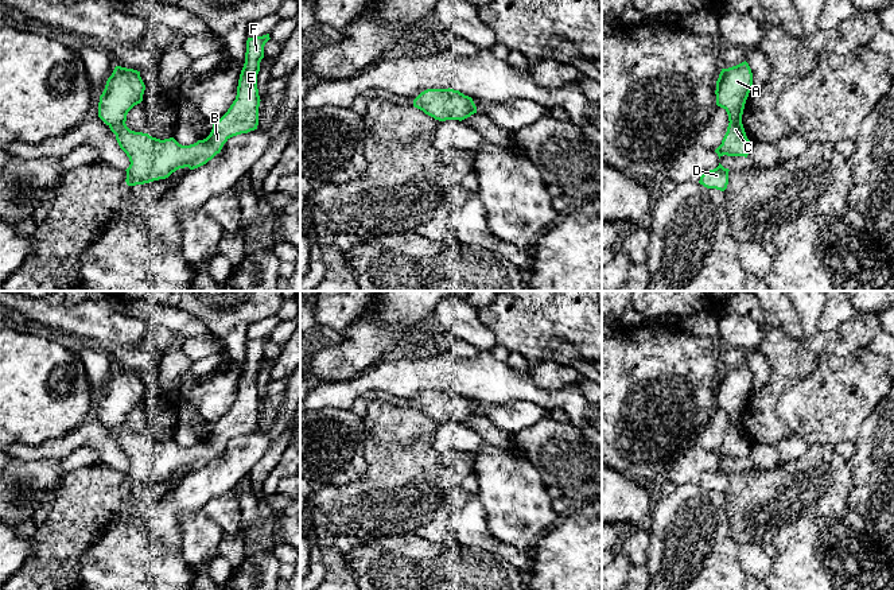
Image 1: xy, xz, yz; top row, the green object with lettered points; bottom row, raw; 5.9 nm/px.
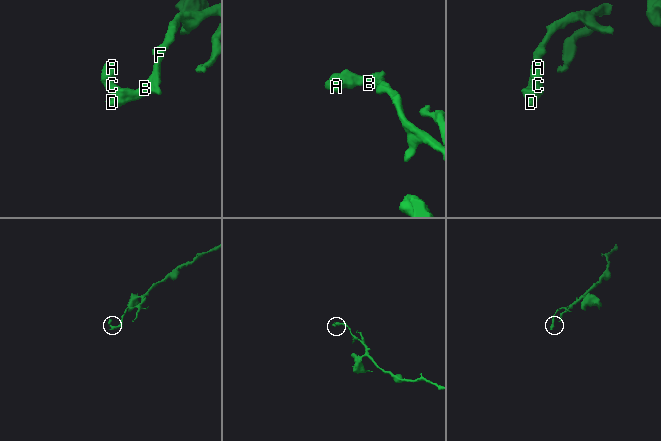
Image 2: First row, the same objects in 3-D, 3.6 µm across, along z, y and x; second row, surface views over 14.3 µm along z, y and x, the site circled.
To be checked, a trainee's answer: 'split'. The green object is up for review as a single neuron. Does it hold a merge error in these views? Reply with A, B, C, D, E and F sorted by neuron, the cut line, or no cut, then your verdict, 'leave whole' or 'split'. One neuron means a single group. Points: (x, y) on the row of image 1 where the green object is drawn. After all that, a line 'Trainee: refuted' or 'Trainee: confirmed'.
groups A B C D E F; cut none; leave whole
Trainee: refuted

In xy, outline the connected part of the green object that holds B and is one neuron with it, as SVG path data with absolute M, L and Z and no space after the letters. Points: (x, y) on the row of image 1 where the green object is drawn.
M269 34L248 38L236 100L228 112L213 123L210 135L190 145L182 145L174 137L160 140L127 127L127 114L143 101L145 85L140 71L114 67L100 96L98 117L116 135L120 148L129 158L131 164L125 170L128 186L166 179L179 168L198 168L219 154L230 137L257 129L261 101L257 74L264 46L269 39Z

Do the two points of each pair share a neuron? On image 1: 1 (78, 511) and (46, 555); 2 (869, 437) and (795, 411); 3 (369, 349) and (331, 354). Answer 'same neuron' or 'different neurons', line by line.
1: same neuron
2: different neurons
3: same neuron

